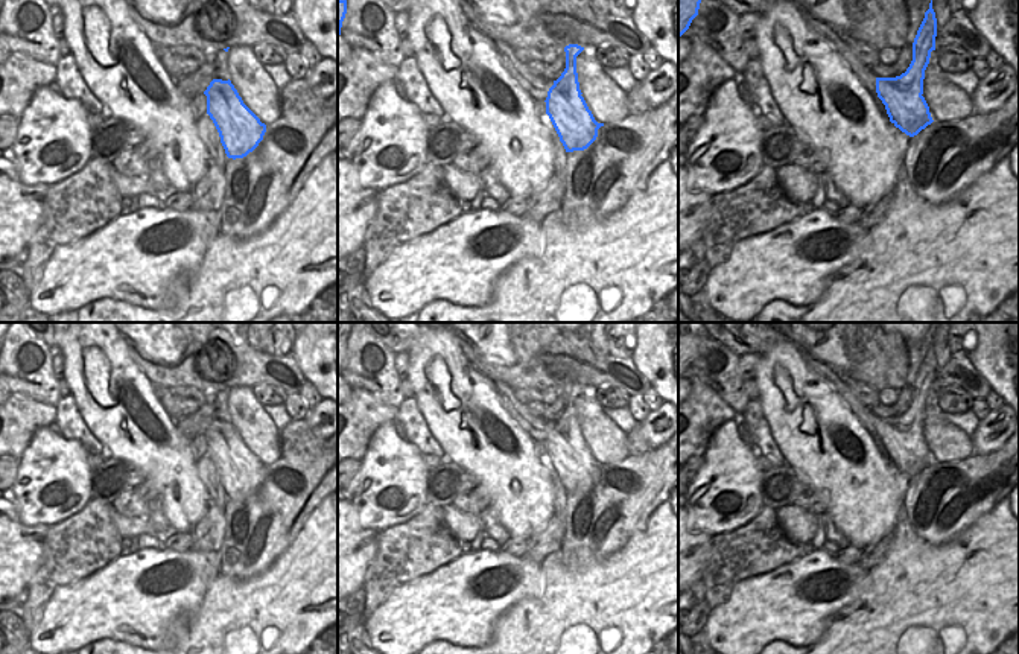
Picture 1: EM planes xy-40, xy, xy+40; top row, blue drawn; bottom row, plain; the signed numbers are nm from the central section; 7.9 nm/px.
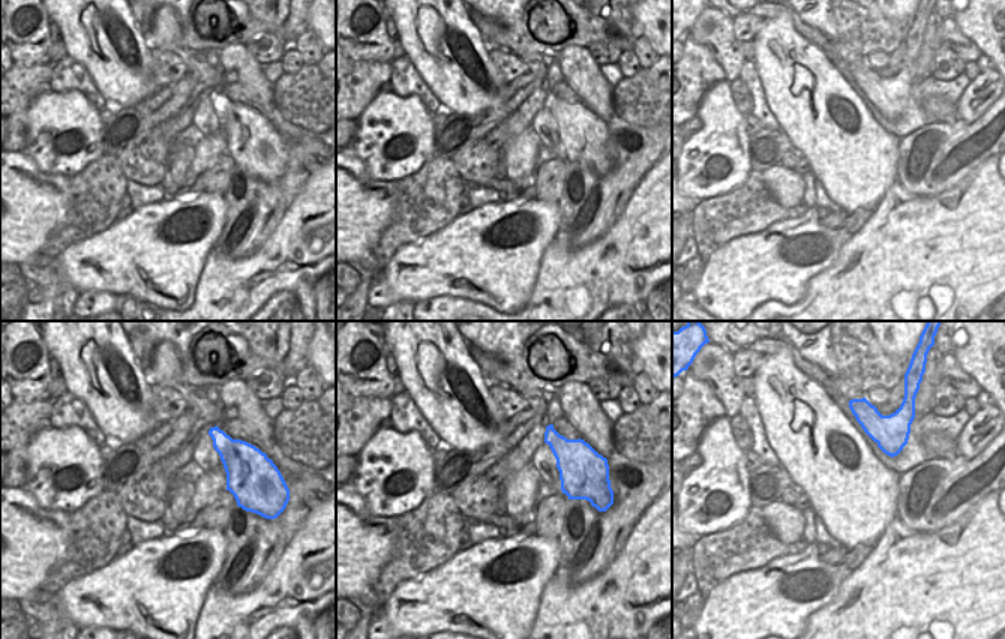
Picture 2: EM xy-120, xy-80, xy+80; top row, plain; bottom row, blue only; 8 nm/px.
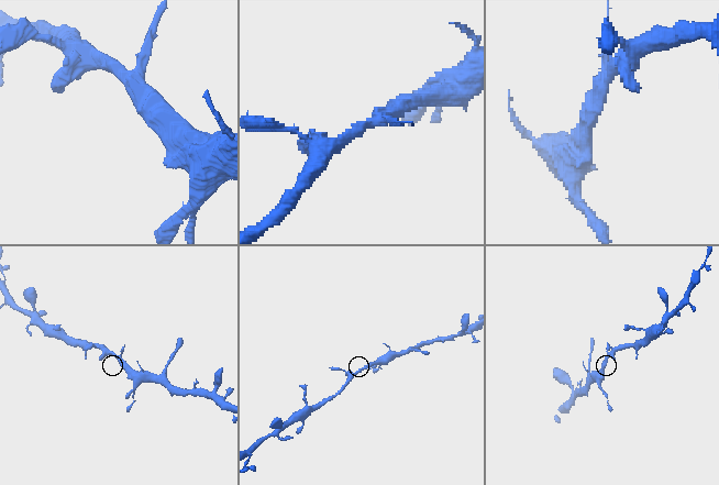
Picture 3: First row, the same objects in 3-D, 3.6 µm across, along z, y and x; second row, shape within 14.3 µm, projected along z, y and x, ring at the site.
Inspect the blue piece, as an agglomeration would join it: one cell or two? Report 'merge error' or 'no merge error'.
no merge error

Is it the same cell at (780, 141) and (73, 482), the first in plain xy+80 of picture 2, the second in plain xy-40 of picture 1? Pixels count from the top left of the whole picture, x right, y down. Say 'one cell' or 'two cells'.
two cells

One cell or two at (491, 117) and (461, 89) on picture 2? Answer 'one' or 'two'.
two

